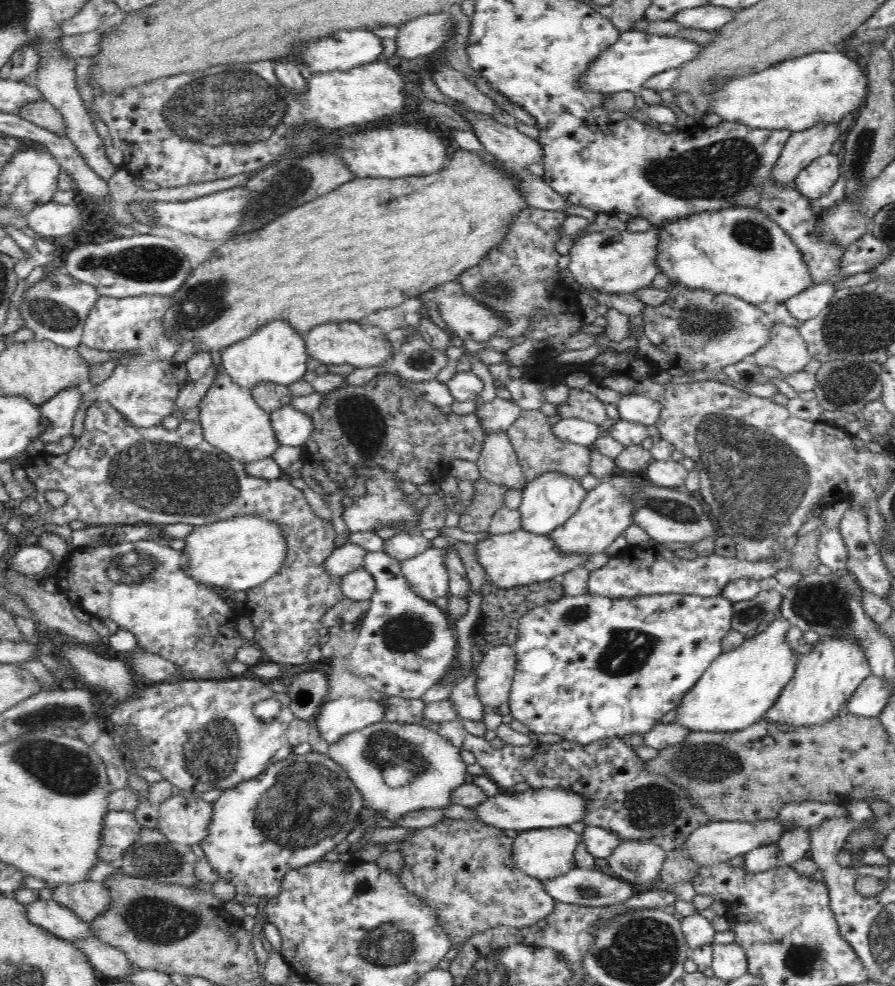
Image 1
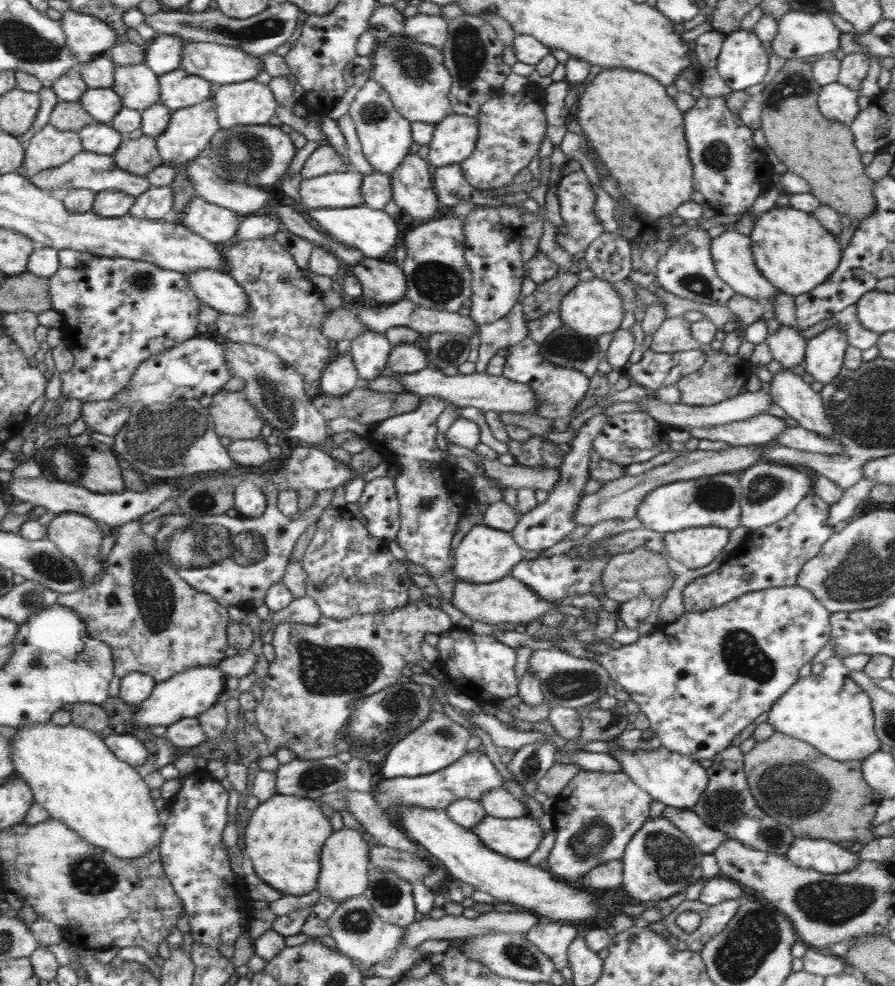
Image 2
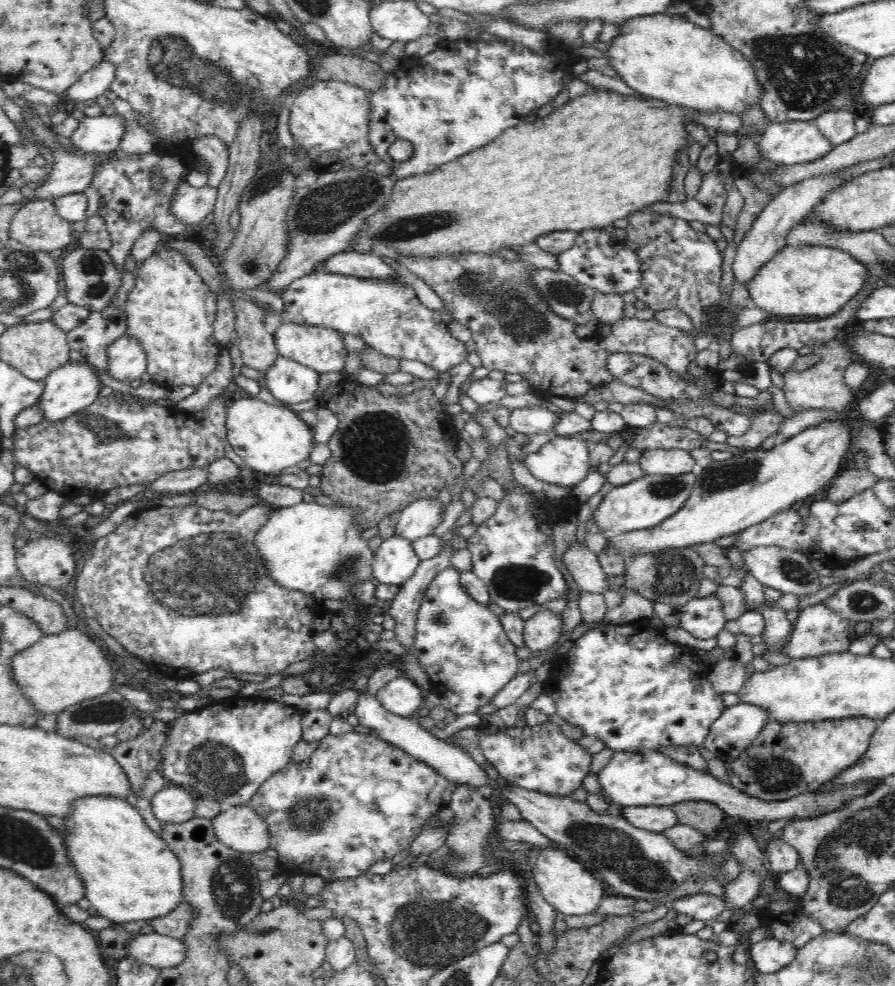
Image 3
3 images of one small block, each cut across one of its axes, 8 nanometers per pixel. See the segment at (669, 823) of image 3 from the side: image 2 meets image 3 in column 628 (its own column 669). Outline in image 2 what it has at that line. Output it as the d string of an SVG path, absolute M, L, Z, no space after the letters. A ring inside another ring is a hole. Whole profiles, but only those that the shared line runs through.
M666 806L663 811L661 816L664 819L668 819L678 830L688 835L688 838L704 854L711 853L726 839L730 839L724 832L712 829L712 827L706 825L702 818L691 809Z

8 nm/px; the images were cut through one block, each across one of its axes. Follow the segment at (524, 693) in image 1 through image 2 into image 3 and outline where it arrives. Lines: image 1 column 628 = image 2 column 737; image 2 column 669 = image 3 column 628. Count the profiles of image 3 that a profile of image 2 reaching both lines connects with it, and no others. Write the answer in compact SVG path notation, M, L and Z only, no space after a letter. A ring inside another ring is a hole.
M646 618L639 619L636 624L627 623L626 625L614 625L613 623L600 625L594 629L587 630L580 638L573 641L574 644L570 650L556 664L555 669L550 674L550 677L544 682L544 693L552 697L556 705L556 714L566 720L566 723L580 727L584 731L584 735L598 737L602 740L606 747L616 752L626 752L626 750L634 750L635 752L660 752L660 748L664 746L696 746L703 745L706 741L706 736L711 732L712 724L716 723L718 718L724 713L727 708L724 706L722 696L714 690L708 673L710 666L708 663L695 660L694 649L684 647L676 642L670 642L663 630L652 627Z

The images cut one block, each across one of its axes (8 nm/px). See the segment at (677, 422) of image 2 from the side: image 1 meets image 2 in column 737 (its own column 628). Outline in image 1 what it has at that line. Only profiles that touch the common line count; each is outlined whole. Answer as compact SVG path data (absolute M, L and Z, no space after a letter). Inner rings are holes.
M630 394L620 397L617 409L622 420L652 426L658 424L662 405L643 394Z

